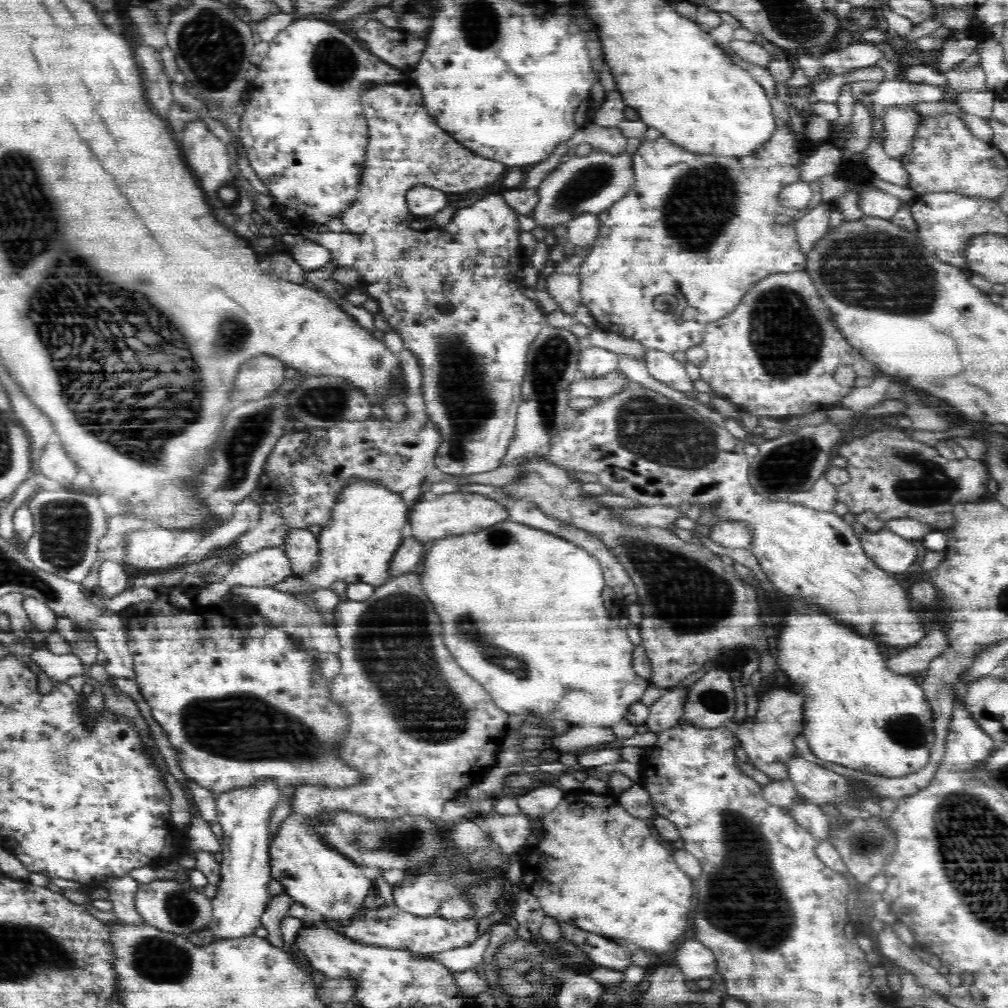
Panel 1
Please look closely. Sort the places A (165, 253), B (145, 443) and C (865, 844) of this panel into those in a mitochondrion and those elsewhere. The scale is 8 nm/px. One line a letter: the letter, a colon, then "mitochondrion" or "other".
A: other
B: mitochondrion
C: mitochondrion

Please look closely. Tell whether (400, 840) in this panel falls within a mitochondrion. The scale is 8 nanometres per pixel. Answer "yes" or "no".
yes

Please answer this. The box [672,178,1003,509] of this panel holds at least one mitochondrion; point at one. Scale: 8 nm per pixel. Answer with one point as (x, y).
(877, 271)

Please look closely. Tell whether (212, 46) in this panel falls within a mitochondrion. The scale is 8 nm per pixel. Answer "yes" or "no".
yes

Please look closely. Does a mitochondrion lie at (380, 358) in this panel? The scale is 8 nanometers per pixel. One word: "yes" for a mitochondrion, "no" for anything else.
no

